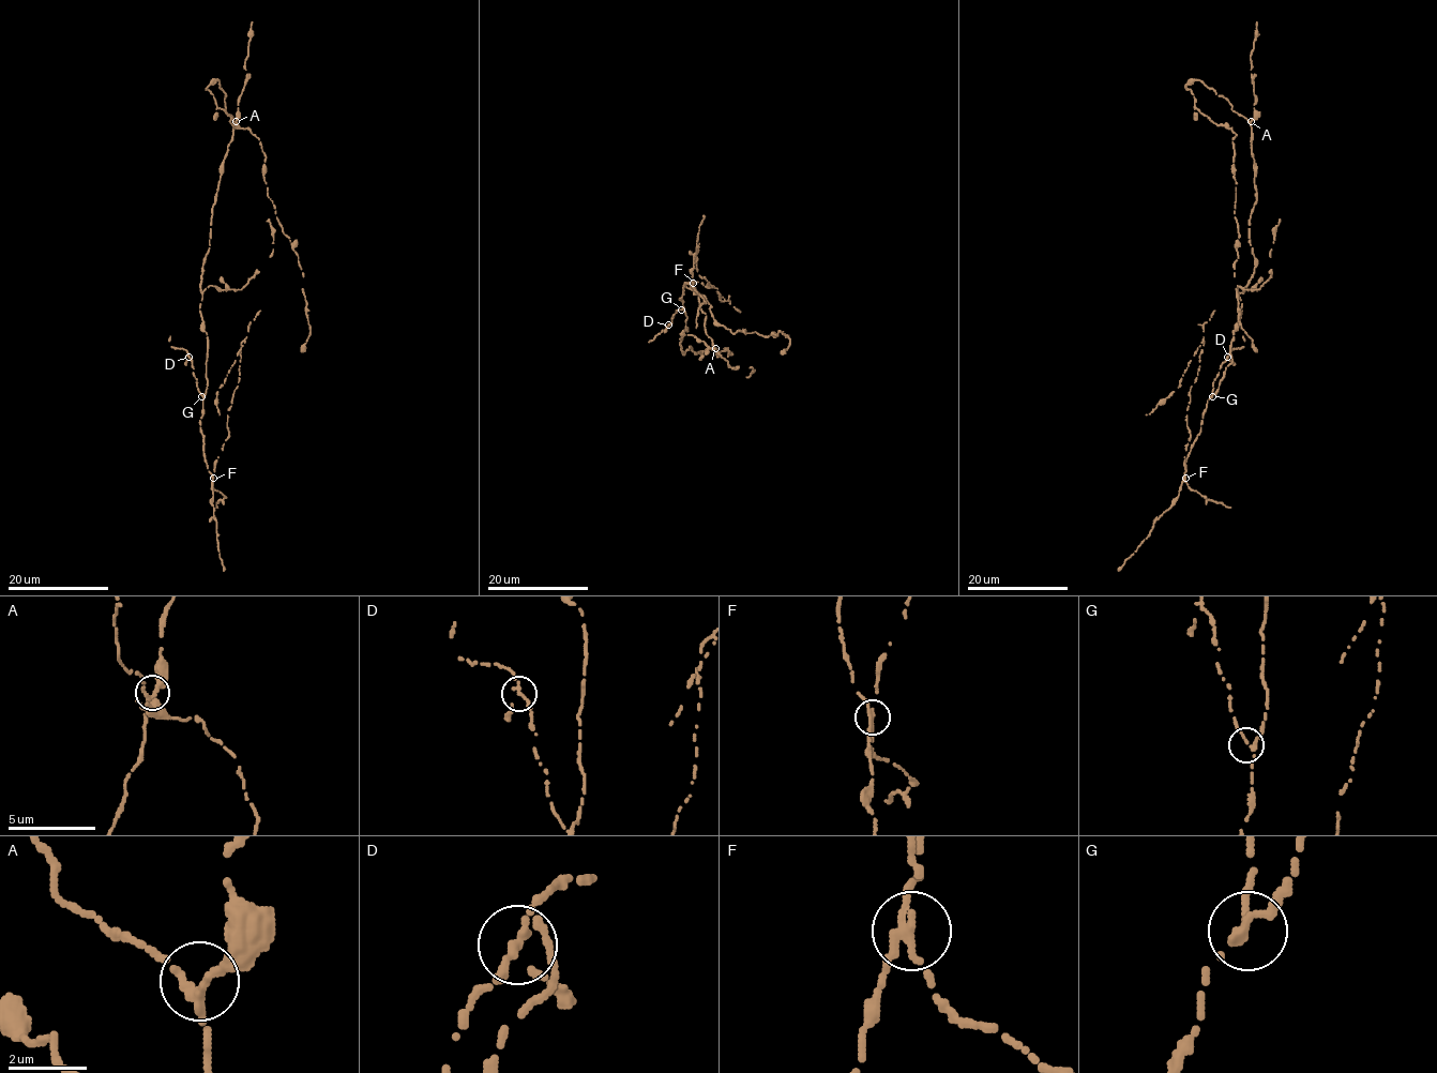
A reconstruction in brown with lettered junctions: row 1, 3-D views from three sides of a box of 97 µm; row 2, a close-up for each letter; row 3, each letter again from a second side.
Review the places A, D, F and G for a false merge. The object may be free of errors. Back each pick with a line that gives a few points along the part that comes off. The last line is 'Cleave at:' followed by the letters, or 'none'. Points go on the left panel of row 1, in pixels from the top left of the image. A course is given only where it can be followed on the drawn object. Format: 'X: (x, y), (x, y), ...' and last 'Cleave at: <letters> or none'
F: (212, 478), (214, 464), (229, 435), (228, 410), (239, 380), (240, 350), (218, 387), (218, 414)
Cleave at: F

